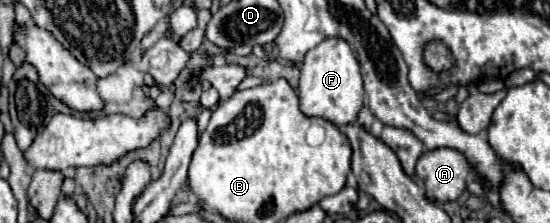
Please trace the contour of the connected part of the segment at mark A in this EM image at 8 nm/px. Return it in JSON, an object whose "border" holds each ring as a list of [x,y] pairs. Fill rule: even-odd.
{"border":[[[454,148],[426,150],[416,164],[416,180],[436,202],[456,200],[466,190],[468,172],[466,156]]]}

